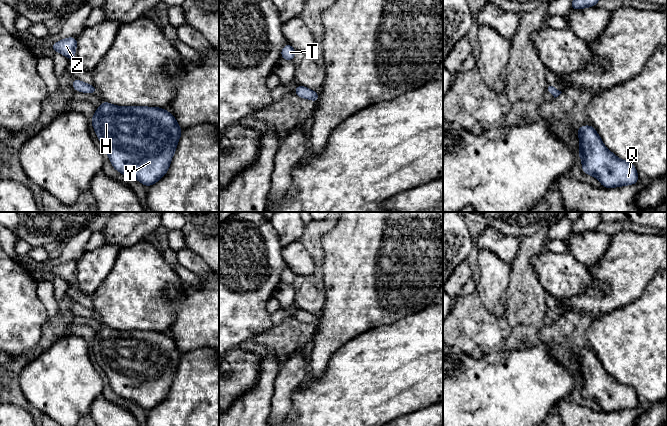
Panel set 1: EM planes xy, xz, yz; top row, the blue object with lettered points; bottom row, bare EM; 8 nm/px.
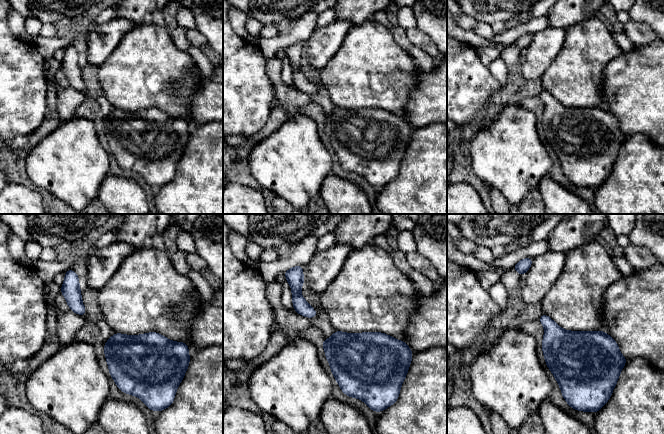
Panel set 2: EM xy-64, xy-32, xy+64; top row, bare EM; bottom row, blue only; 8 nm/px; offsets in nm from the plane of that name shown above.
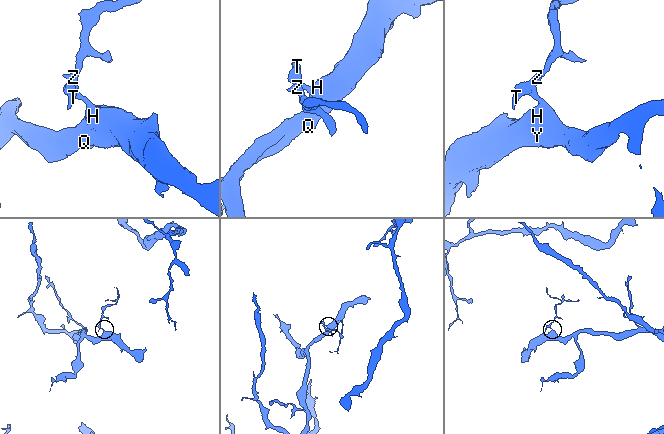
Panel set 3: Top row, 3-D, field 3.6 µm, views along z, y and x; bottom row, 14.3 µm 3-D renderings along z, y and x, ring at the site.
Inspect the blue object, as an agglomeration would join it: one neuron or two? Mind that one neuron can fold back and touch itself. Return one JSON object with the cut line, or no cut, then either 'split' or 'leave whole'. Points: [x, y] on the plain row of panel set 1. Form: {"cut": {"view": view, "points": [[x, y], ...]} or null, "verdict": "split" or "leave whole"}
{"cut": null, "verdict": "leave whole"}

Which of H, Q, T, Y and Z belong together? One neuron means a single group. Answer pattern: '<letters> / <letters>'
H Q T Y Z

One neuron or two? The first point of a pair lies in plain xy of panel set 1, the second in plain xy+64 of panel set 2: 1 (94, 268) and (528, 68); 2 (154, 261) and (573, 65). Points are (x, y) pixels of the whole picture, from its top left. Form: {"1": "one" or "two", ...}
{"1": "one", "2": "one"}

